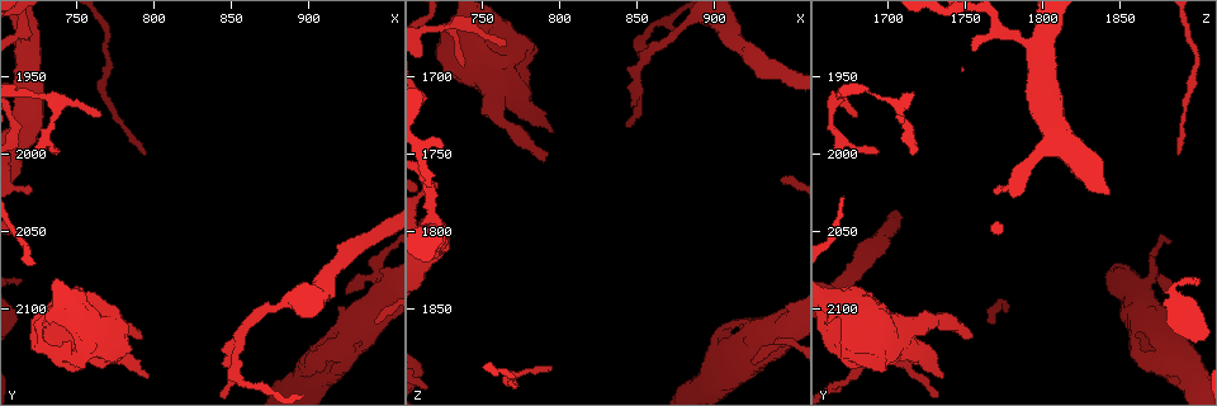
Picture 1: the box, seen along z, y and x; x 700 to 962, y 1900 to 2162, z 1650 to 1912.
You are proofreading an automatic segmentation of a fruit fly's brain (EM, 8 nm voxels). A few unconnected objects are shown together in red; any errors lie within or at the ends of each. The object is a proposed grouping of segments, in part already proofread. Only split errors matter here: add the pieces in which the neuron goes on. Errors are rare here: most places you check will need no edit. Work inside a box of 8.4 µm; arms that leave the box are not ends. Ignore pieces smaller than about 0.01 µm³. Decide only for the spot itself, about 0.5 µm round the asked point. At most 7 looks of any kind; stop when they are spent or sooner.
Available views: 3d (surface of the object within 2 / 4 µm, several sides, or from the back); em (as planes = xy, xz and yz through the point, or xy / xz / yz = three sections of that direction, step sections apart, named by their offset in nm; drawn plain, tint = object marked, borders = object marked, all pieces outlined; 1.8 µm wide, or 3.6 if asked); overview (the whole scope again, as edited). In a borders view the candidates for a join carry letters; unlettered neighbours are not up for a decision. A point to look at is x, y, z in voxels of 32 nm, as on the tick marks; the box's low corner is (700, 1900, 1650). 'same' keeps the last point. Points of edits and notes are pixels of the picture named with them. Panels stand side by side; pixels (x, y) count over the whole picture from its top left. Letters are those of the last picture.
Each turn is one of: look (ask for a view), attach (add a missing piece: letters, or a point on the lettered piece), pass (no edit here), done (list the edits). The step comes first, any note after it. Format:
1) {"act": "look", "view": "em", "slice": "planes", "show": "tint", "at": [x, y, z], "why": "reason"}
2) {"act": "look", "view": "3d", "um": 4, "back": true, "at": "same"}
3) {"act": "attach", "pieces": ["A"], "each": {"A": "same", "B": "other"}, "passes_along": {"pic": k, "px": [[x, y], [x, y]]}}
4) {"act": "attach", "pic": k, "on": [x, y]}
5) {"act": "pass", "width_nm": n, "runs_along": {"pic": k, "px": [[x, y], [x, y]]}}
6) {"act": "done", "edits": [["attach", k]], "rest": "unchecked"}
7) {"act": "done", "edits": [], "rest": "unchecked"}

{"act": "look", "view": "3d", "um": 2, "back": true, "at": [792, 2000, 1888]}

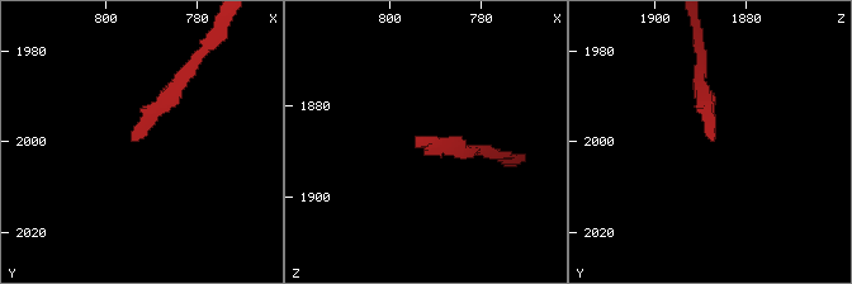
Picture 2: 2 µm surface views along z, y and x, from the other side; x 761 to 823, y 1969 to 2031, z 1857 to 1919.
{"act": "look", "view": "em", "slice": "planes", "show": "borders", "at": [794, 2000, 1888]}

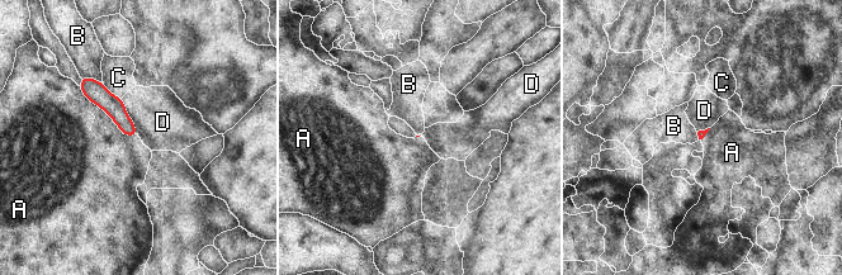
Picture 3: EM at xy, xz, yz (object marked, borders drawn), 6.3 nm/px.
{"act": "pass", "each": {"A": "other", "B": "other", "C": "other", "D": "other"}, "runs_along": {"pic": 3, "px": [[88, 81], [118, 113], [133, 133]]}, "found": "no lettered piece goes on from it"}

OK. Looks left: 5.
{"act": "look", "view": "3d", "um": 4, "at": [720, 2022, 1768], "why": "branch stops here"}

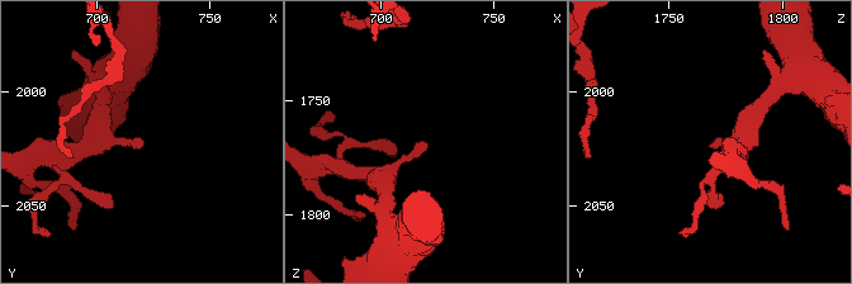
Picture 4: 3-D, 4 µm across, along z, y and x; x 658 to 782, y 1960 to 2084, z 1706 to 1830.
{"act": "look", "view": "em", "slice": "xy", "step": 16, "show": "borders", "at": [721, 2023, 1768]}

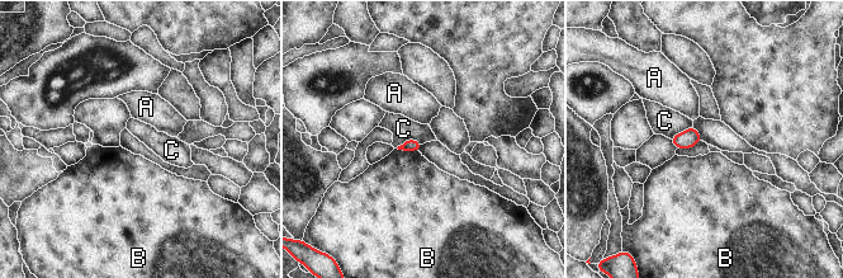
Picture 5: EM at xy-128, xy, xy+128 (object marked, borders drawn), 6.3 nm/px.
{"act": "pass", "each": {"A": "other", "B": "other", "C": "other"}, "found": "no lettered piece goes on from it"}

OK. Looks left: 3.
{"act": "look", "view": "em", "slice": "xz", "step": 8, "show": "tint", "at": [924, 2090, 1884], "why": "an open end"}

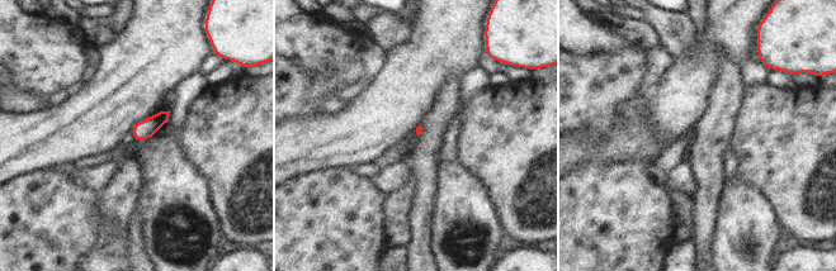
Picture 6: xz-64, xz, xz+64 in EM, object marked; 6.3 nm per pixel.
{"act": "look", "view": "em", "slice": "planes", "show": "borders", "at": "same"}

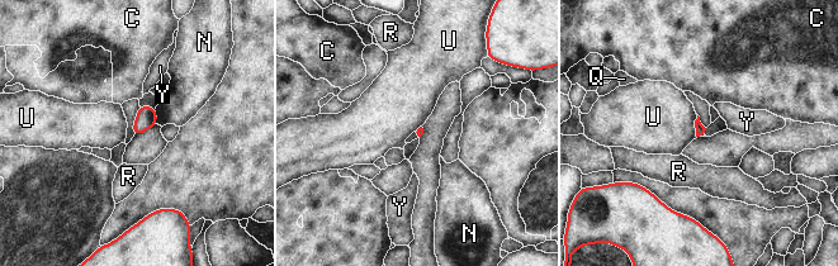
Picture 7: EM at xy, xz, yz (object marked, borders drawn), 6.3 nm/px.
{"act": "pass", "each": {"C": "other", "N": "other", "Q": "other", "R": "other", "U": "other", "Y": "other"}, "border": {"pic": 7, "px": [[697, 115], [695, 120], [696, 137]]}, "found": "none of them fits"}

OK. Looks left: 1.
{"act": "done", "edits": [], "rest": "unchecked"}

